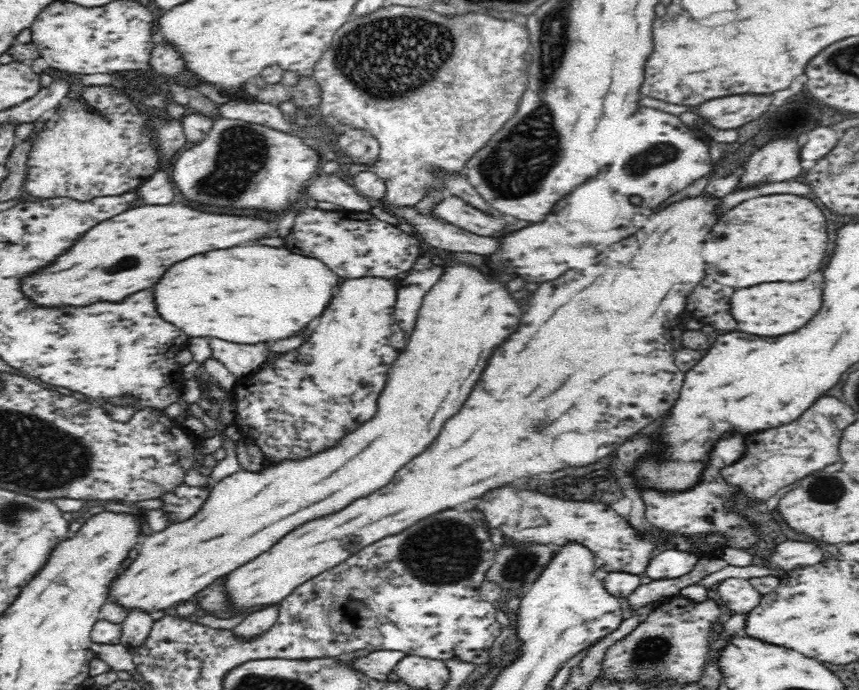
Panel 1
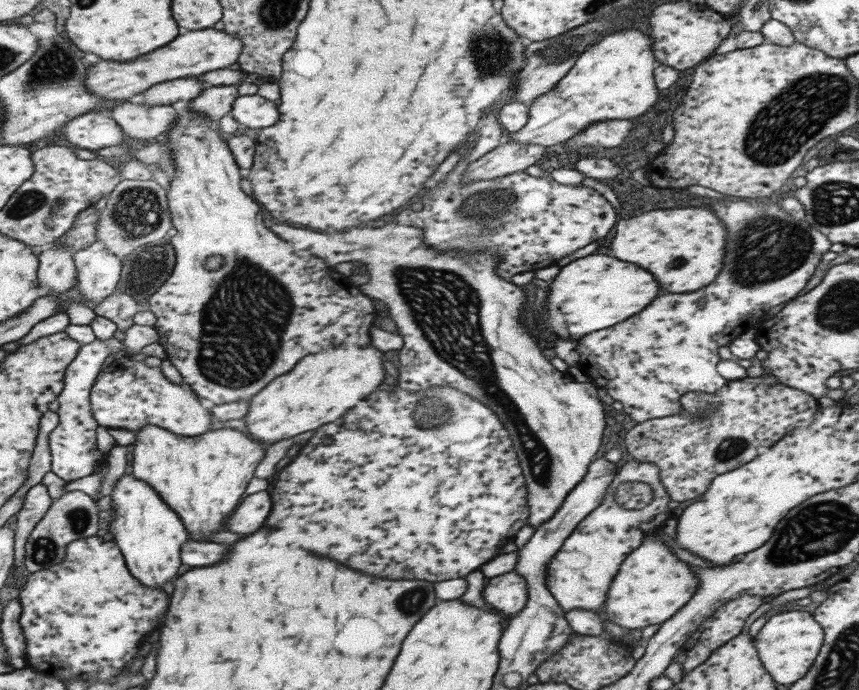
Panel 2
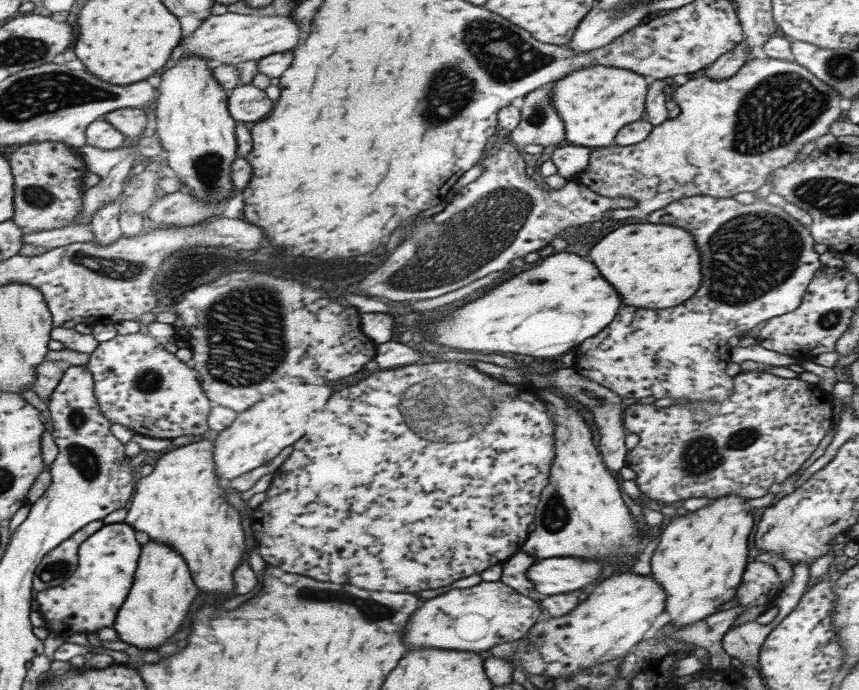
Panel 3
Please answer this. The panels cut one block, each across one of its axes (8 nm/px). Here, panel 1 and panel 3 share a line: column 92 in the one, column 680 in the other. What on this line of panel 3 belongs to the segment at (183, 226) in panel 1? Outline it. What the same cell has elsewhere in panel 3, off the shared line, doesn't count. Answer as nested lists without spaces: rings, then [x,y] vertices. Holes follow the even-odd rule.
[[[629,224],[621,226],[607,236],[603,236],[591,250],[589,260],[595,264],[599,274],[613,284],[625,306],[643,306],[643,308],[671,308],[691,298],[699,286],[699,254],[693,238],[687,230],[665,224]]]

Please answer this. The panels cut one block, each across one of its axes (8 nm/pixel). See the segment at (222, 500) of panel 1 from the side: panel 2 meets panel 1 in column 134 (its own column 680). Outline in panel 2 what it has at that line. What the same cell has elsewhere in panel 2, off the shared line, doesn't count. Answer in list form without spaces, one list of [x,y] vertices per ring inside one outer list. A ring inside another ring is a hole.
[[[647,536],[619,566],[605,600],[605,616],[625,632],[639,632],[645,626],[665,624],[677,614],[697,590],[697,576],[689,566],[673,556],[659,536]]]

